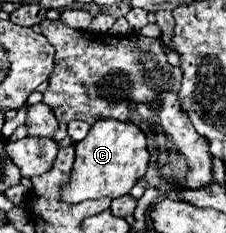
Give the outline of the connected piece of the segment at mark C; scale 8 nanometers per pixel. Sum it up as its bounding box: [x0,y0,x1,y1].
[62,119,148,203]

